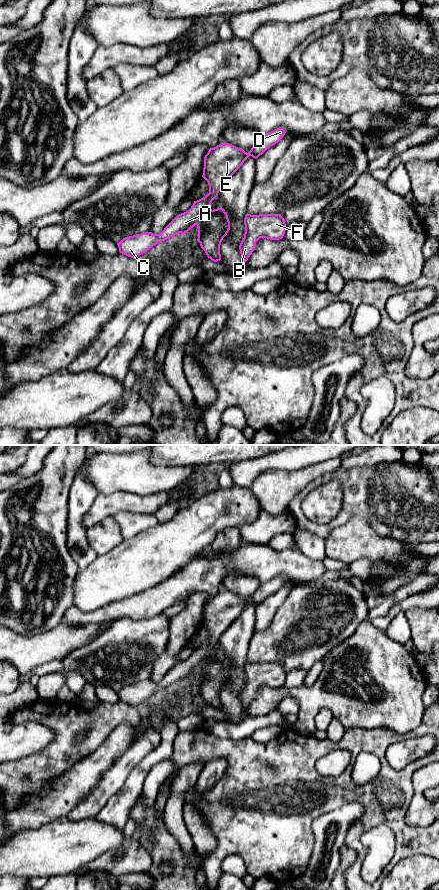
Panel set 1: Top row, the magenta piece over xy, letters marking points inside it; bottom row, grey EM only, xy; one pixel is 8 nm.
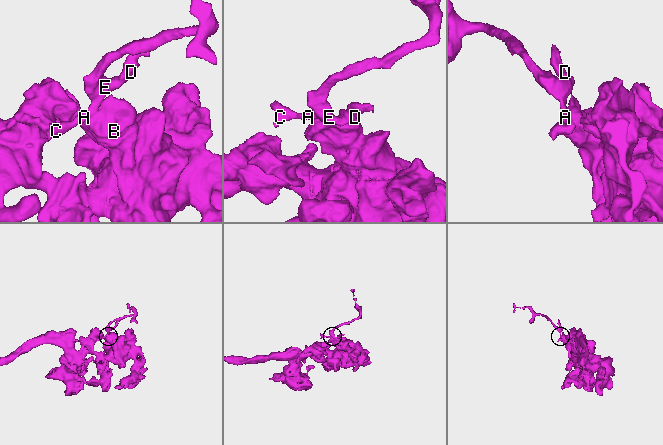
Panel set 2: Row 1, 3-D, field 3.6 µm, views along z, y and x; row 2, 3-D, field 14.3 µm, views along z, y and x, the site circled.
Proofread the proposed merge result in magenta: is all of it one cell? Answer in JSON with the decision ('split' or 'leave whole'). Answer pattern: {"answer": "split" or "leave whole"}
{"answer": "split"}

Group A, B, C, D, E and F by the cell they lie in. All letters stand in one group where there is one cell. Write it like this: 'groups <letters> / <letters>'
groups A C D E / B F

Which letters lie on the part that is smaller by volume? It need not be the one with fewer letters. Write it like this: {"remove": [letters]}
{"remove": ["A", "C", "D", "E"]}

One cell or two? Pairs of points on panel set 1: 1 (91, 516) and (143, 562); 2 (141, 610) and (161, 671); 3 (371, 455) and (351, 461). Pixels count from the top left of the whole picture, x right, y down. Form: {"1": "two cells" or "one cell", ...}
{"1": "two cells", "2": "two cells", "3": "one cell"}

